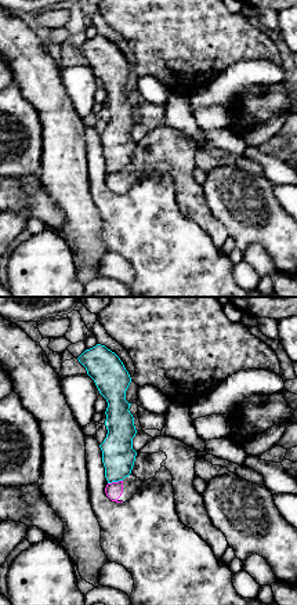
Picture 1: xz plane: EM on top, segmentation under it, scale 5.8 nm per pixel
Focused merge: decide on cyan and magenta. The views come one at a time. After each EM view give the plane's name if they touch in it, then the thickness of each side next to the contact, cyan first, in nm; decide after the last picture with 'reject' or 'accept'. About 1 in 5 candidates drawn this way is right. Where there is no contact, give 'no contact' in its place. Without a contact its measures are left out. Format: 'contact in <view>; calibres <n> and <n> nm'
contact in xz; calibres 190 and 100 nm

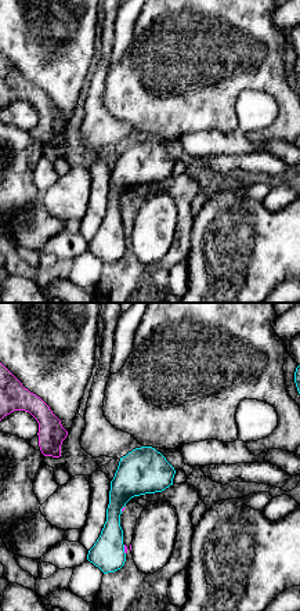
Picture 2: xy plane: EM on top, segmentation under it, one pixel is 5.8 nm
contact in xy; calibres 190 and 20 nm

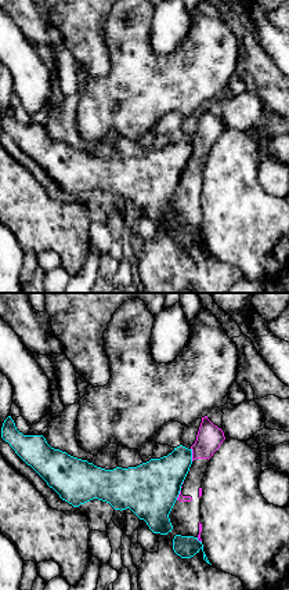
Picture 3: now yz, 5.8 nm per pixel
contact in yz; calibres 280 and 150 nm

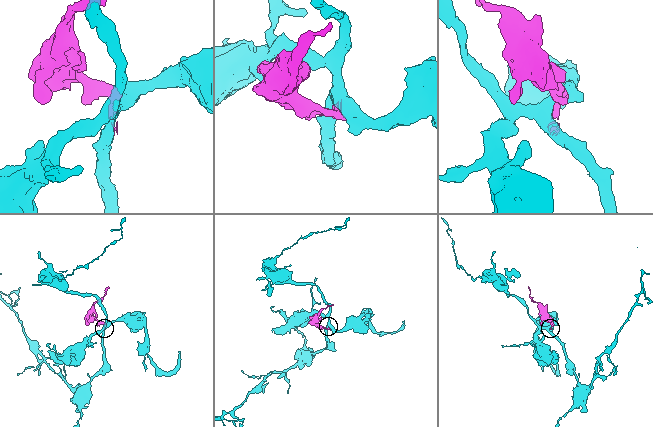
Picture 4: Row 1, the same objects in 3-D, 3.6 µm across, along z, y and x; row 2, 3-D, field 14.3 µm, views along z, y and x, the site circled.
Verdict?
reject

